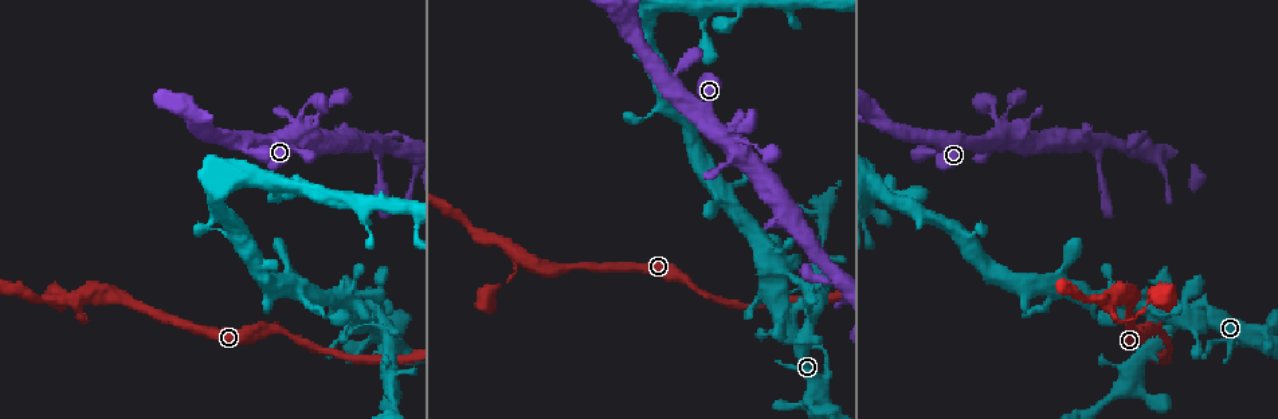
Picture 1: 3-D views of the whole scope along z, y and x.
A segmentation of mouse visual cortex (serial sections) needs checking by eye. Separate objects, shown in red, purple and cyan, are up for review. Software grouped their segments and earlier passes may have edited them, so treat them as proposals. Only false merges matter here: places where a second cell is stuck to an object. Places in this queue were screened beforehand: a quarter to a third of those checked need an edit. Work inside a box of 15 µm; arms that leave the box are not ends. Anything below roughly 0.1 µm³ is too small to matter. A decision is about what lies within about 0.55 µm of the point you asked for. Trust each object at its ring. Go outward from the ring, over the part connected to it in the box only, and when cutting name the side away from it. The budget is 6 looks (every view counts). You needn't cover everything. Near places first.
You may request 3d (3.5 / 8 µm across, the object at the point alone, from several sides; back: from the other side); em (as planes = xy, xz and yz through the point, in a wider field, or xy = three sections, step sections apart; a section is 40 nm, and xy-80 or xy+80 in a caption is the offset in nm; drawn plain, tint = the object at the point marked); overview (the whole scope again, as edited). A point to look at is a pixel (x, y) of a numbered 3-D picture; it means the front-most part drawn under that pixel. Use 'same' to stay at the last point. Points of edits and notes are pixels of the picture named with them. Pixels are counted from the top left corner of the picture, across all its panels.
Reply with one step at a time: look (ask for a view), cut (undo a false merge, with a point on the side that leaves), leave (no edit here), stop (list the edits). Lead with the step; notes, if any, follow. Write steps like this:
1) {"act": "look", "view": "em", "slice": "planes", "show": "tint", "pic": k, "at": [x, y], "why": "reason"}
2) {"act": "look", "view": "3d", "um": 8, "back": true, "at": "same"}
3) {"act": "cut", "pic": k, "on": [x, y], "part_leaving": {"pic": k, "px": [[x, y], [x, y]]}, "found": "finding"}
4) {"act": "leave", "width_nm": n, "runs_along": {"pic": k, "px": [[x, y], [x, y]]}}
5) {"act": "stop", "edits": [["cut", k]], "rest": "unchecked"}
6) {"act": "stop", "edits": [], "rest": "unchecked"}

{"act": "look", "view": "3d", "um": 3.5, "pic": 1, "at": [750, 232], "why": "small branch off a trunk"}

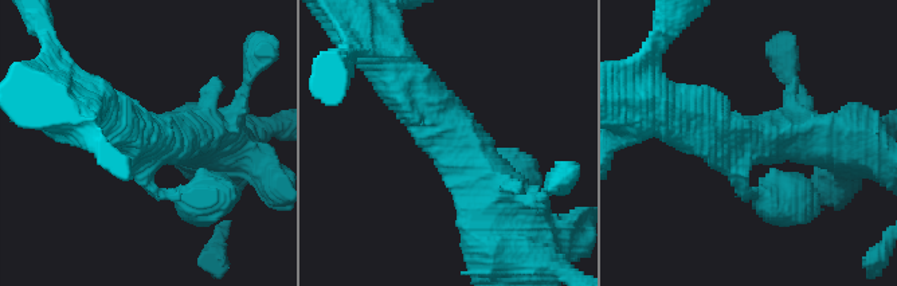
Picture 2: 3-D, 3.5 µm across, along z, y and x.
{"act": "look", "view": "em", "slice": "planes", "show": "tint", "pic": 2, "at": [446, 138], "arms": 3, "arm_widths_nm": [150, 600, 600], "why": "need the tissue"}

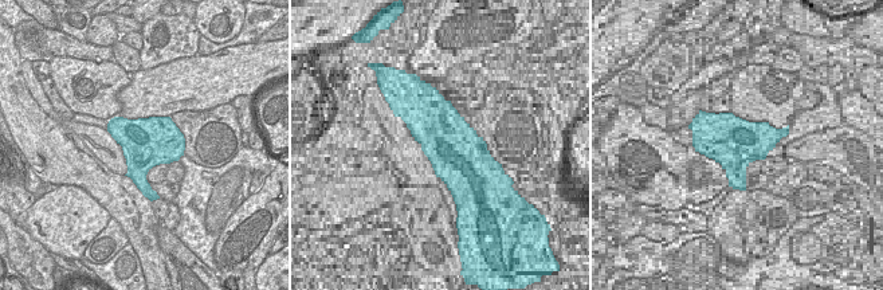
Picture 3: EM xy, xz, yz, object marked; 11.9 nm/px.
{"act": "leave", "width_nm": 600, "runs_along": {"pic": 2, "px": [[492, 207], [488, 176], [398, 74]]}, "found": "one cell here"}

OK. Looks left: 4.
{"act": "look", "view": "3d", "um": 3.5, "pic": 1, "at": [378, 314]}

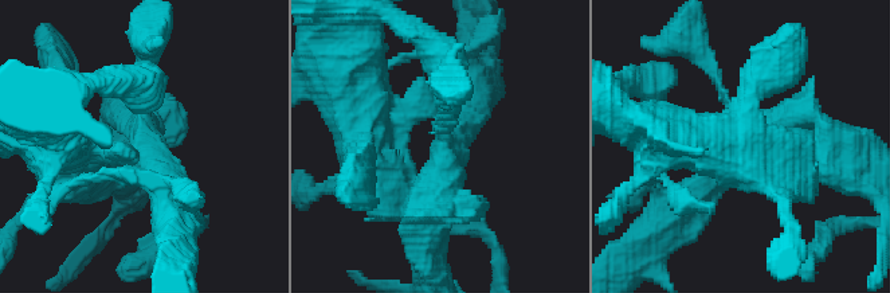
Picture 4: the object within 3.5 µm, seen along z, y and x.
{"act": "look", "view": "em", "slice": "xy", "step": 3, "show": "tint", "pic": 4, "at": [450, 152]}

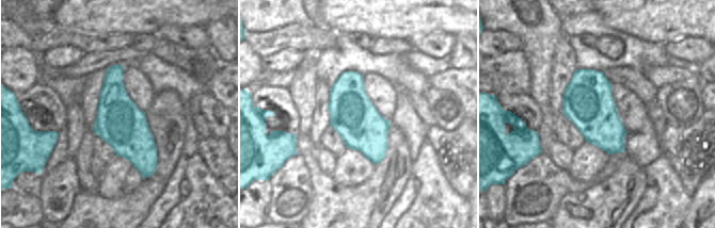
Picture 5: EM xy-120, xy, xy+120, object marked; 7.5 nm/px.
{"act": "look", "view": "em", "slice": "xy", "step": 2, "show": "tint", "at": "same", "why": "another direction"}

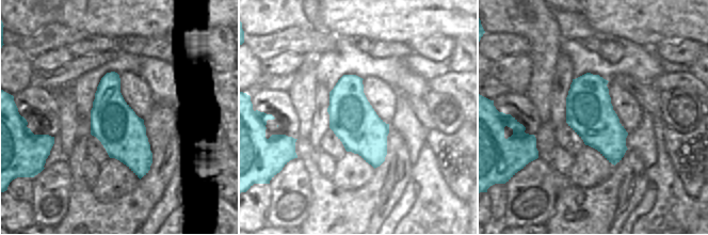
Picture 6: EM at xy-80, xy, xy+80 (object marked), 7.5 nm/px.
{"act": "cut", "pic": 4, "on": [444, 144], "part_leaving": {"pic": 4, "px": [[442, 219], [447, 144], [467, 113]]}, "found": "two cells meet here"}

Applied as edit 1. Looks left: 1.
{"act": "stop", "edits": [["cut", 4]], "rest": "unchecked"}

